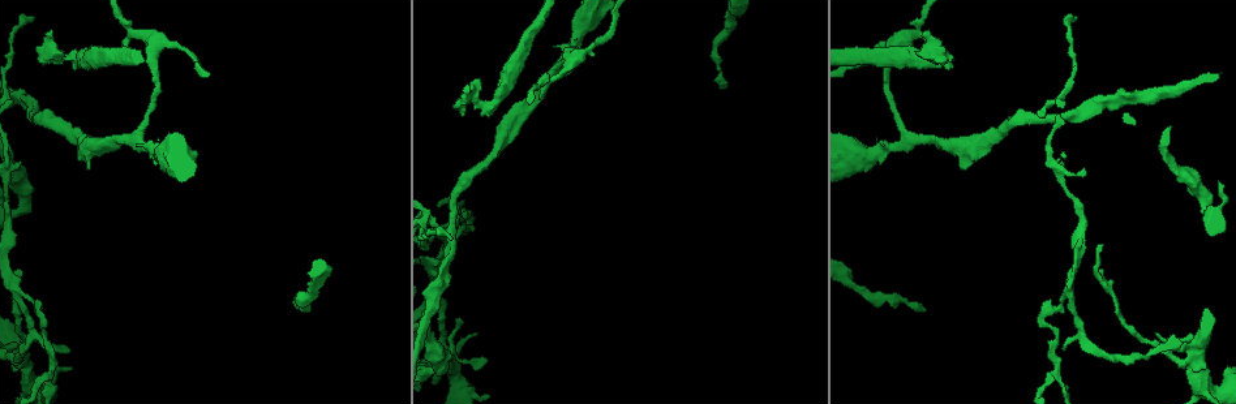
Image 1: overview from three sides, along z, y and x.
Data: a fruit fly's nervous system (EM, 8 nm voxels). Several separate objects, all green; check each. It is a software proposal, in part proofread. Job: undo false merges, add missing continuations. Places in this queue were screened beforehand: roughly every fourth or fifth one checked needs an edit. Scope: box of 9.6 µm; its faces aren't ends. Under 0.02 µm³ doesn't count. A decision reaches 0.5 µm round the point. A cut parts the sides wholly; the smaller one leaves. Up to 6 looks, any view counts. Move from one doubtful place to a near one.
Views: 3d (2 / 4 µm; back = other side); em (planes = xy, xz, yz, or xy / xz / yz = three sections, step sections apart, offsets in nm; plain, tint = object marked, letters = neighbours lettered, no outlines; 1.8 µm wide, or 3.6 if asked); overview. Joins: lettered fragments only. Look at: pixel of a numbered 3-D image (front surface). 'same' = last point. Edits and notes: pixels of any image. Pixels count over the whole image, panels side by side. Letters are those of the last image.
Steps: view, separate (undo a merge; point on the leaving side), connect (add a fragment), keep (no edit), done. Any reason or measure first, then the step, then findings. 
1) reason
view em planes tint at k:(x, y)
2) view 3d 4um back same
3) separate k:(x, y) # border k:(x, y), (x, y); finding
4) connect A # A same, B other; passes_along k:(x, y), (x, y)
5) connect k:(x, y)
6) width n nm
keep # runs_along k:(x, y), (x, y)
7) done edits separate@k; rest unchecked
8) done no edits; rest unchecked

view em 3.6um planes tint at 1:(980, 143)

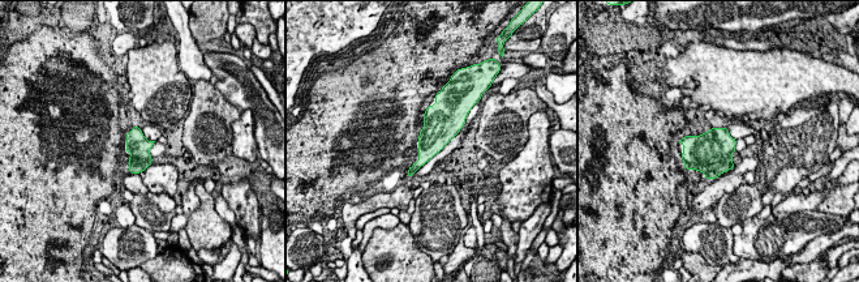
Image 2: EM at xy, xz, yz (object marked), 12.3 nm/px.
see the neighbours
view em 3.6um planes letters same

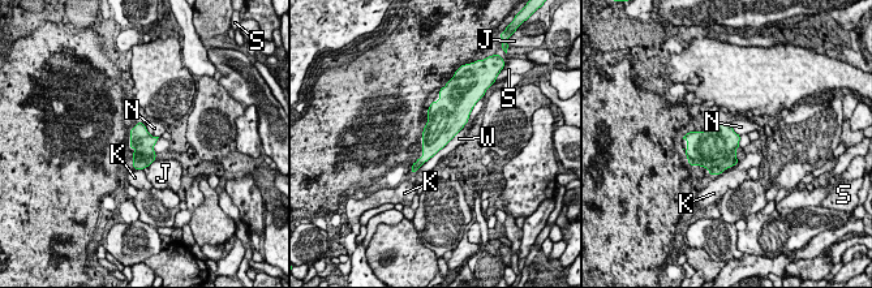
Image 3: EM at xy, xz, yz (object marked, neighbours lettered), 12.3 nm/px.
width 280 nm; longest_contact W 900 nm
keep # J other, K other, N other, S other, W other; continuous, no second neuron

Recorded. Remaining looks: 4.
calibre changes
view em planes tint at 1:(140, 148)

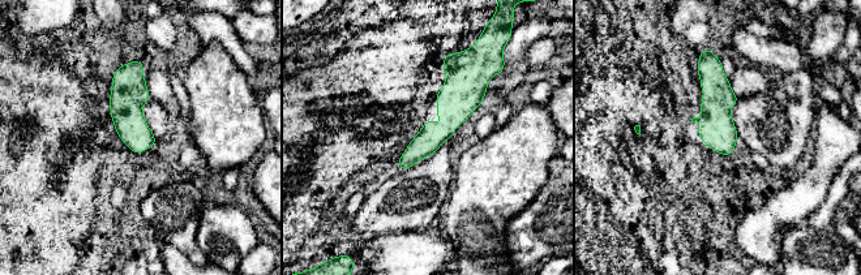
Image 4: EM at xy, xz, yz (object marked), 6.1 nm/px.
view em planes letters same

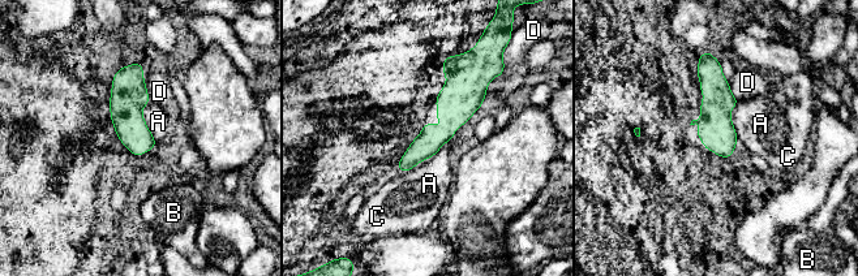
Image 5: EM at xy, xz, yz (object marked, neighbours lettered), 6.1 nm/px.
keep # A other, B other, C other, D other; runs_along 5:(447, 65), (451, 121), (403, 168); continuous, no second neuron

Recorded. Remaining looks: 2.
branch stops here
view em planes letters at 1:(926, 32)

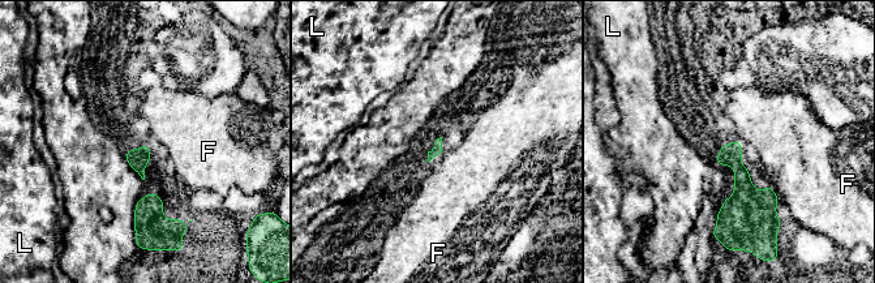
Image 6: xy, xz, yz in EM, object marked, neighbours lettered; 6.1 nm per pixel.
keep # F other, L other; none of them fits

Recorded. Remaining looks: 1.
done no edits; rest unchecked

